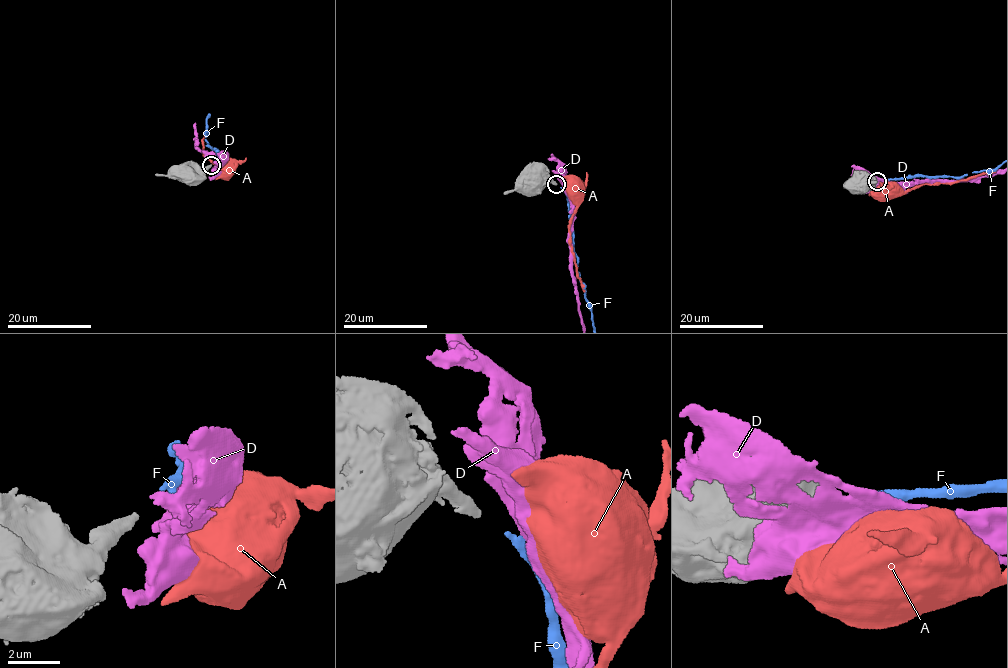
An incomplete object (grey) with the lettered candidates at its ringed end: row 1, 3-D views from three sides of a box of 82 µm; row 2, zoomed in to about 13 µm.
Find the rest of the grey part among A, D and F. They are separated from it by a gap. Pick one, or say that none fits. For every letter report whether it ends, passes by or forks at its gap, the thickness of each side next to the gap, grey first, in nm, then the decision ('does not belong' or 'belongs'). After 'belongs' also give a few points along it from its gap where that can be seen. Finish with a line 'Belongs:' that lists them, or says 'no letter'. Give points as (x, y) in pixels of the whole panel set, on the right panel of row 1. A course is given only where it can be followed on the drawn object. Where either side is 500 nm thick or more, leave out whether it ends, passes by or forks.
A: 360 nm thick on the grey side, 700 nm on the other; does not belong
D: 360 nm thick on the grey side, 750 nm on the other; does not belong
F: it ends there; 360 nm thick on the grey side, 300 nm on the other; does not belong
Belongs: no letter

